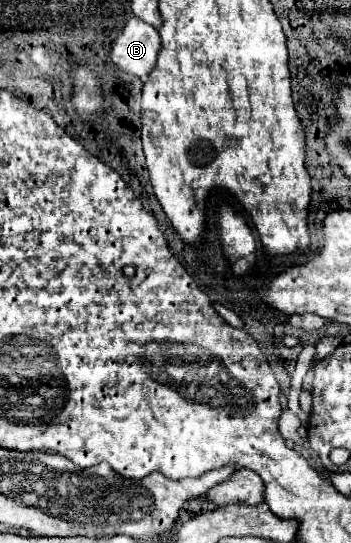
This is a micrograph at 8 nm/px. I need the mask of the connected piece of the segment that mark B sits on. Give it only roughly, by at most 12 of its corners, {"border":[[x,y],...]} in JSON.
{"border":[[131,17],[111,61],[147,79],[161,51],[155,27]]}

